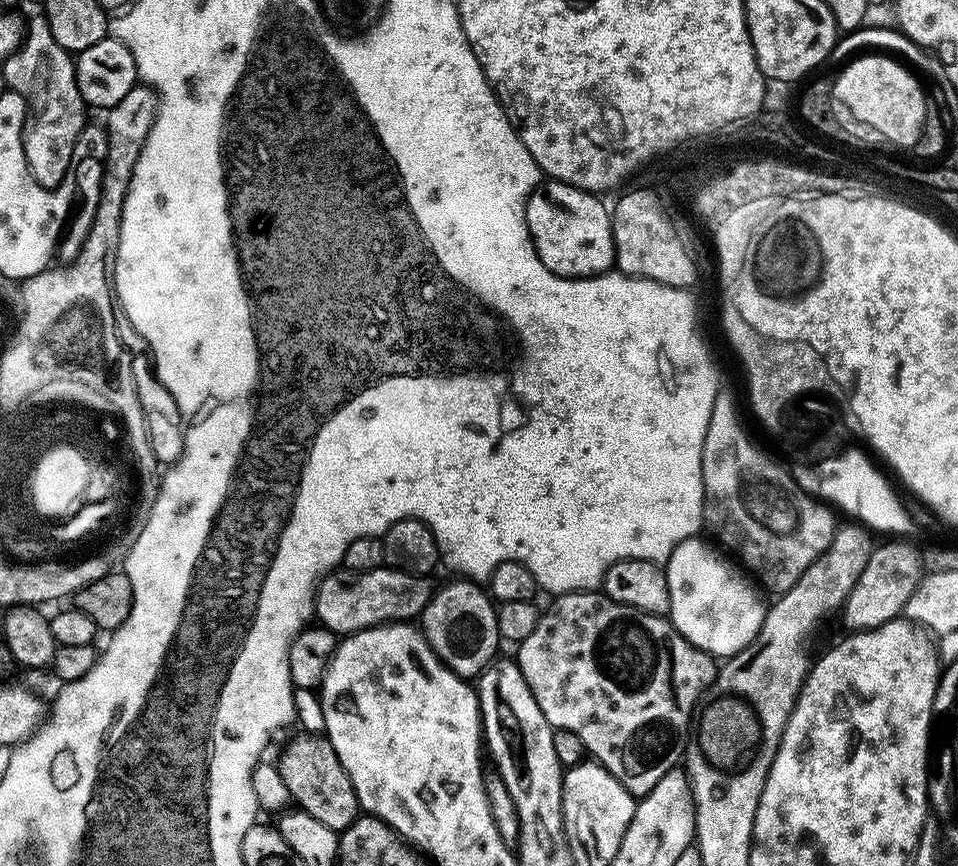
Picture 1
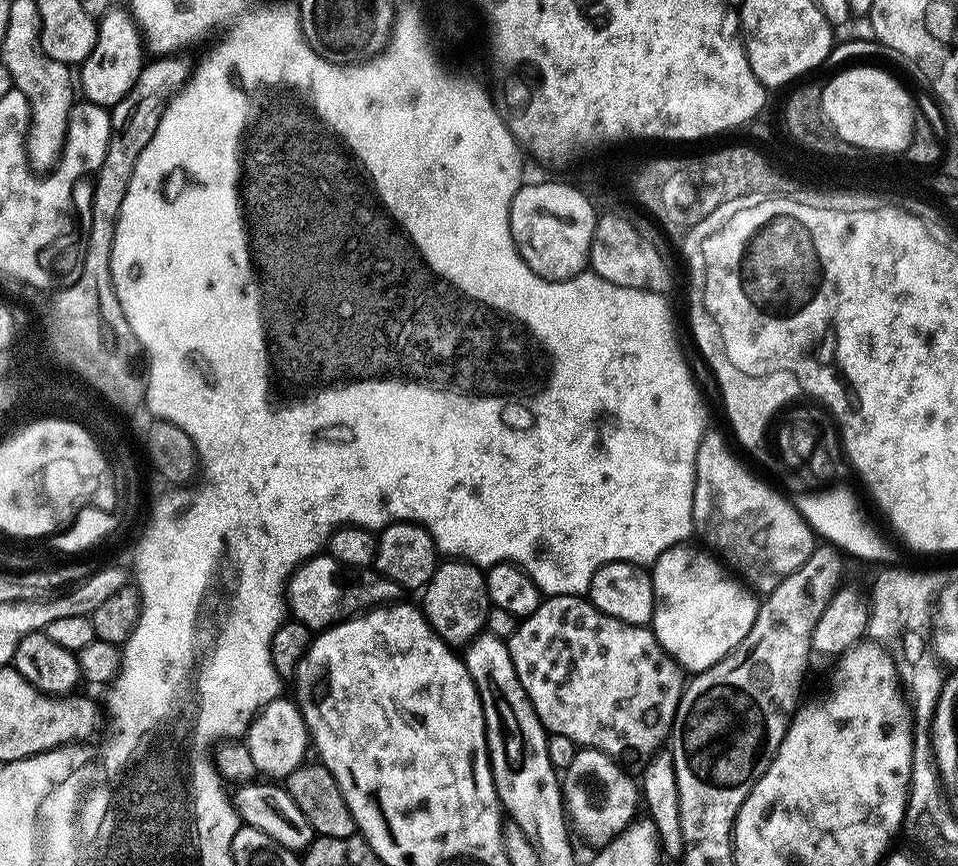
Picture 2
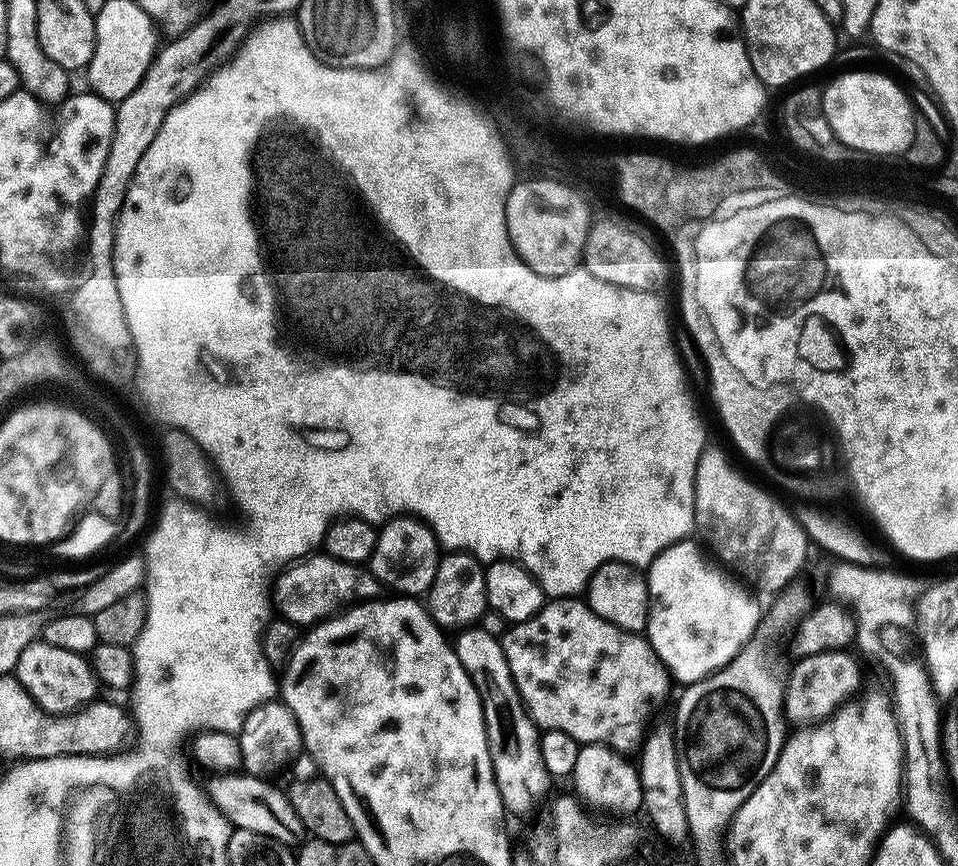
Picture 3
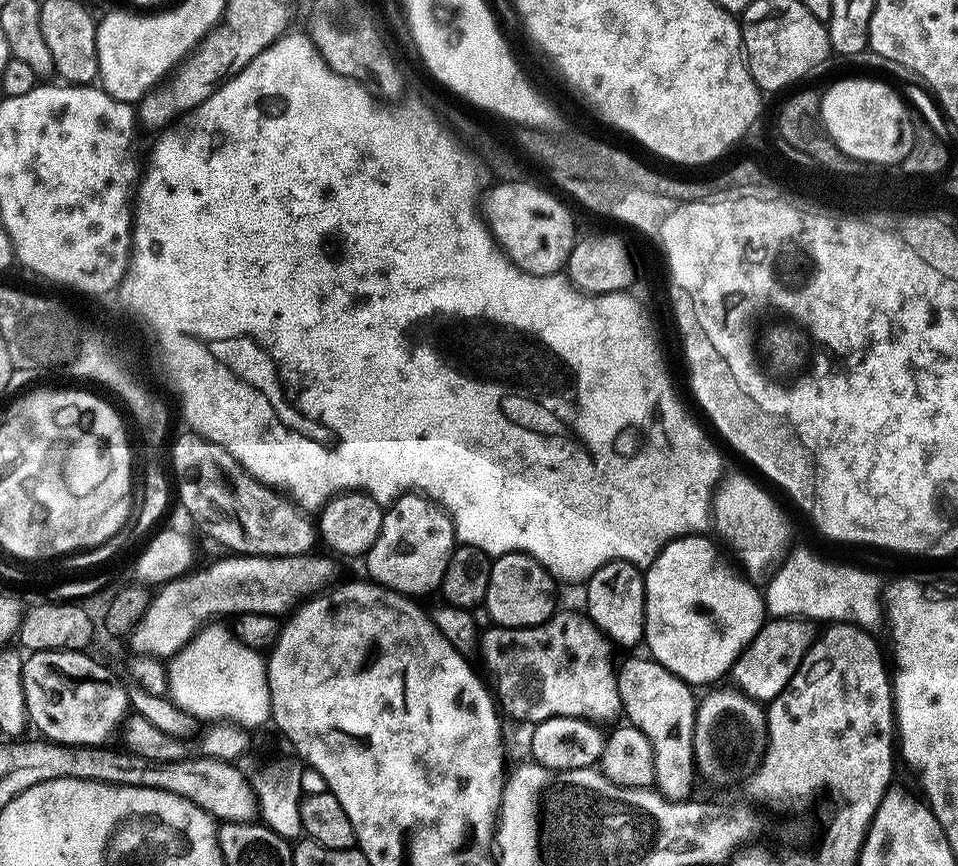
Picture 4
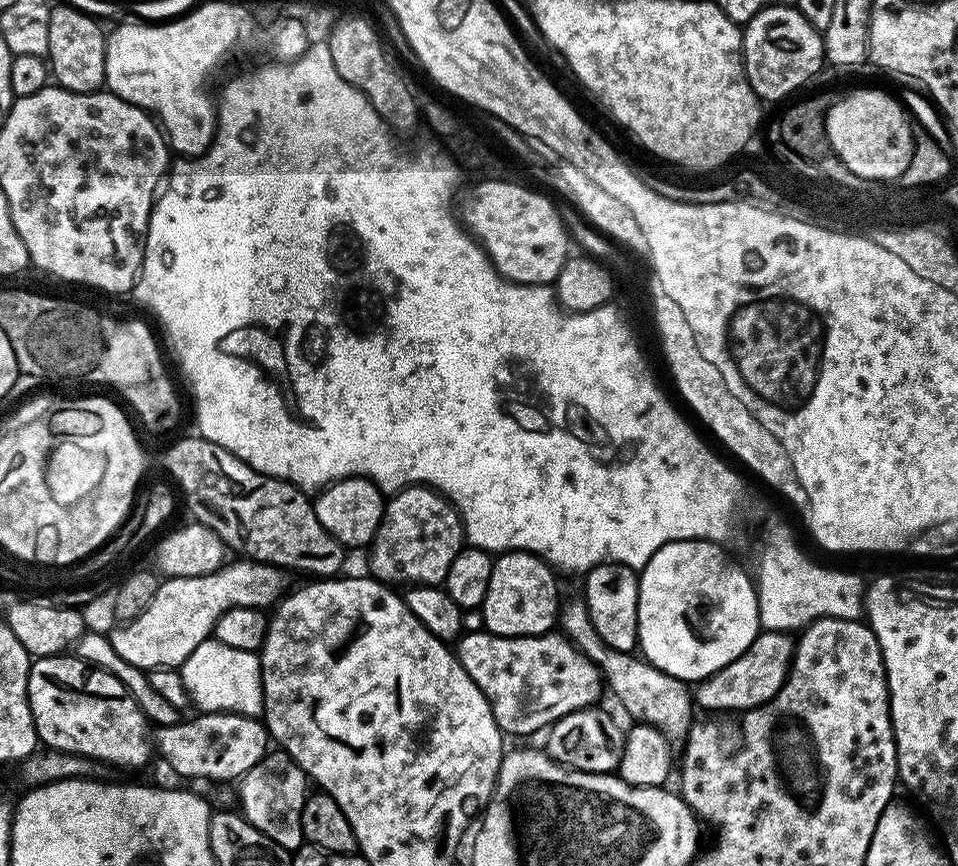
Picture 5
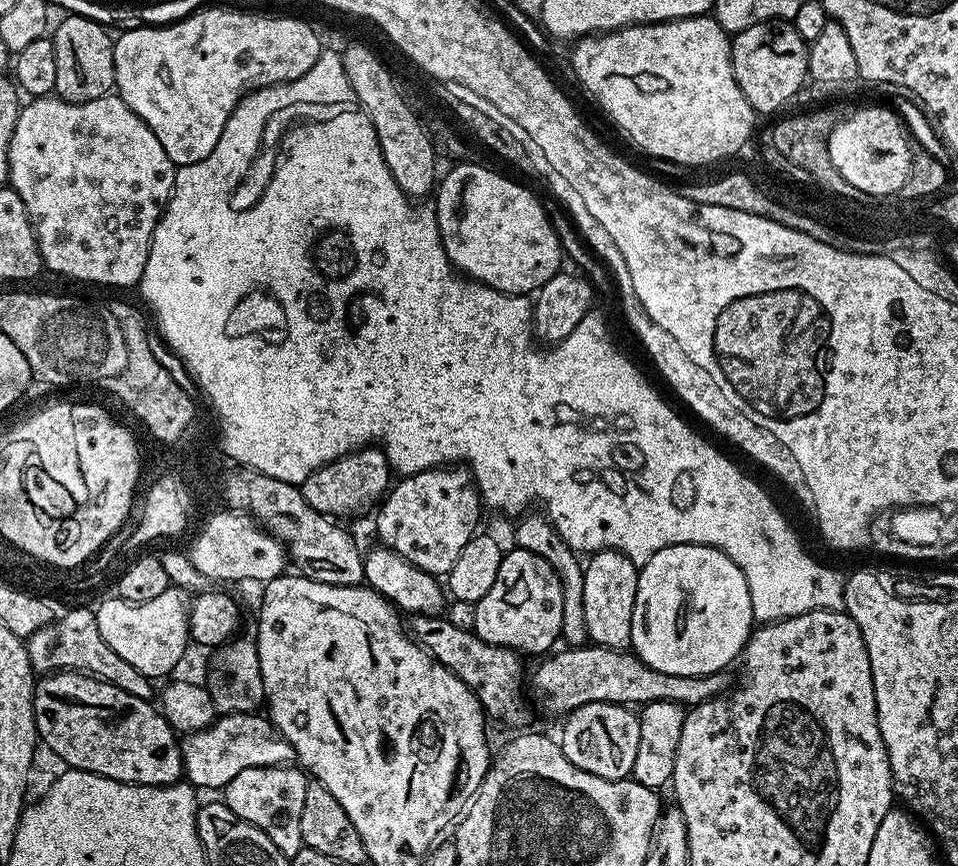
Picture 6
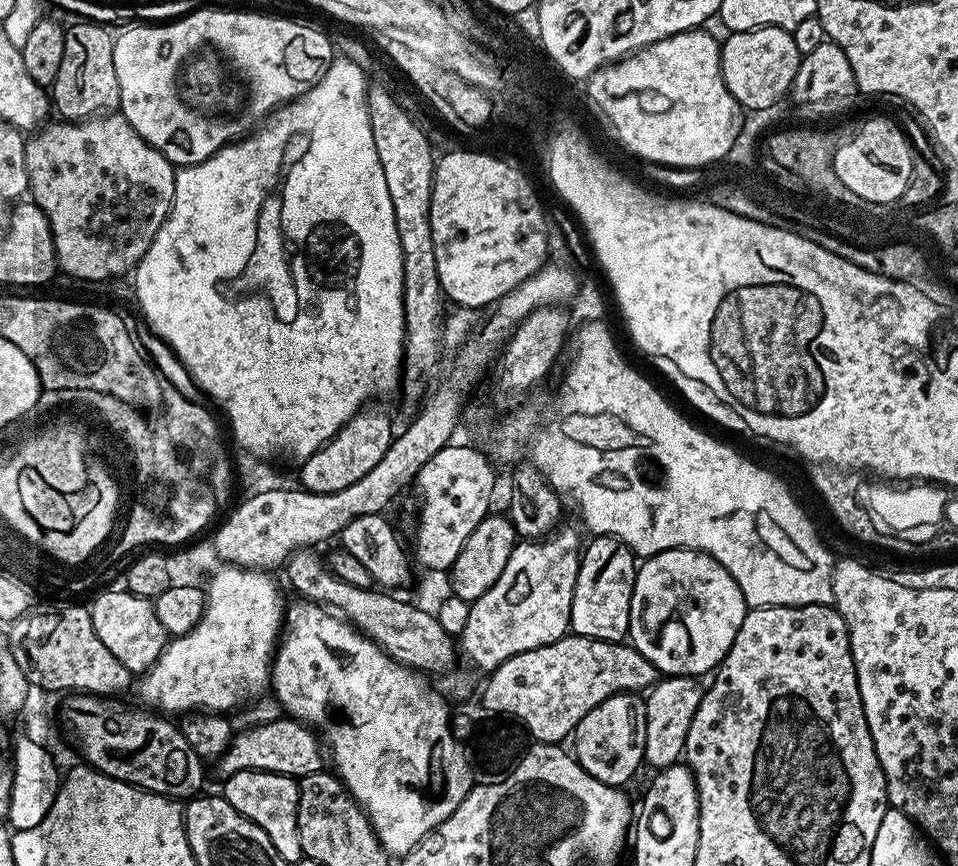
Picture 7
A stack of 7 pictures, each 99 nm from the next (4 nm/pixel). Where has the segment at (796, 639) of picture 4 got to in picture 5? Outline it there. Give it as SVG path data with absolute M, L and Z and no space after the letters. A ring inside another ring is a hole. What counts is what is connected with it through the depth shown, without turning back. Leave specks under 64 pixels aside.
M761 631L759 636L750 642L750 646L734 662L722 666L705 680L699 681L694 688L694 704L697 709L705 708L708 714L743 714L749 708L756 708L772 700L788 678L792 669L794 640L787 632Z

